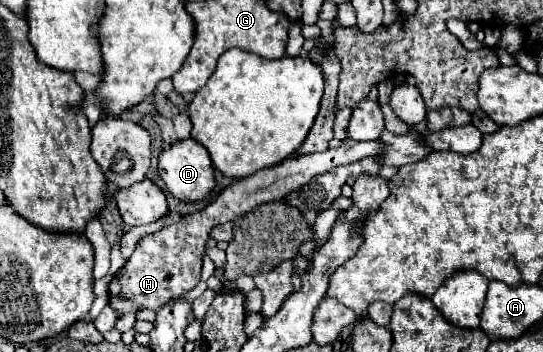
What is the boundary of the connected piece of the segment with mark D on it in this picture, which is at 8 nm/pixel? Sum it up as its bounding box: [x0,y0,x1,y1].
[159,138,215,202]

